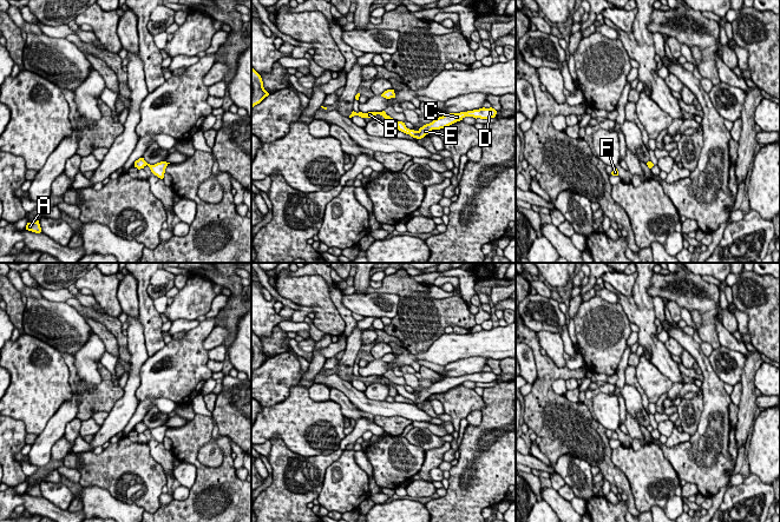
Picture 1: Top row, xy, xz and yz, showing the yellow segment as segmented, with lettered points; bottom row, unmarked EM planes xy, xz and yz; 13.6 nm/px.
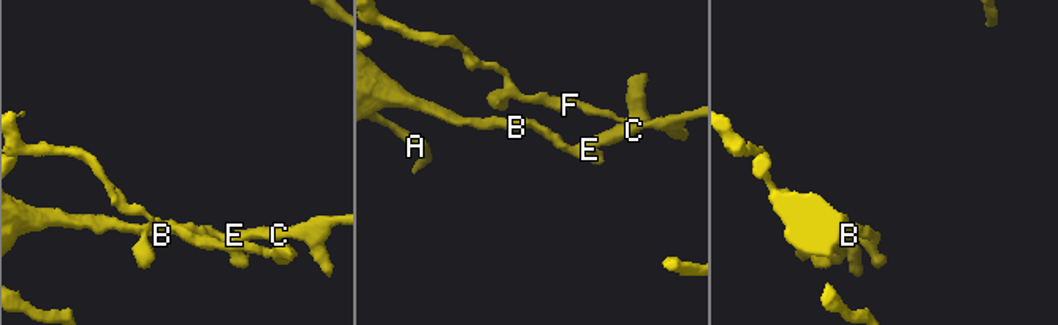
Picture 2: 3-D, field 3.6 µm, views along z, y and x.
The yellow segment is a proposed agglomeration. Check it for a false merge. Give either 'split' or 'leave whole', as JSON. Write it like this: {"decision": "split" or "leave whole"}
{"decision": "leave whole"}

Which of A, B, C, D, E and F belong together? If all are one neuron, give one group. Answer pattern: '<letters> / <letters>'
A B C D E F

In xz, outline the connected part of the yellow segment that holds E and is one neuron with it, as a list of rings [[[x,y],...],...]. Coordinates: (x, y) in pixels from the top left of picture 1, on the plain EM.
[[[483,371],[479,374],[473,374],[473,375],[467,375],[467,376],[448,377],[448,378],[445,378],[443,381],[434,383],[430,388],[424,389],[418,395],[407,392],[405,386],[394,384],[393,382],[387,379],[385,375],[382,375],[382,376],[368,376],[368,377],[362,377],[362,376],[356,377],[353,375],[352,378],[349,379],[349,382],[352,382],[354,379],[359,379],[361,382],[372,382],[376,378],[382,379],[387,385],[393,385],[396,389],[399,395],[401,395],[406,398],[409,398],[413,402],[421,403],[426,398],[428,398],[432,394],[445,392],[445,391],[447,391],[447,390],[450,390],[457,385],[463,384],[465,381],[473,381],[476,383],[477,382],[480,382],[480,383],[494,382],[497,378],[497,375],[492,371],[490,371],[490,372]]]

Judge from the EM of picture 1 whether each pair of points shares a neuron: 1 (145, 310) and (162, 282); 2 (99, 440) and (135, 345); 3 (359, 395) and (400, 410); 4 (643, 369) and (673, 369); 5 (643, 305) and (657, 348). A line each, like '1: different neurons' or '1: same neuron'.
1: different neurons
2: same neuron
3: same neuron
4: different neurons
5: same neuron

